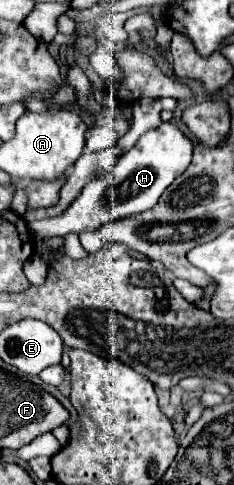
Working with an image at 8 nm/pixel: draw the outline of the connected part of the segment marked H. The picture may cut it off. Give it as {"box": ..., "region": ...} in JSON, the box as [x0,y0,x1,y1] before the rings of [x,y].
{"box":[28,122,194,238],"region":[[[164,122],[158,128],[146,132],[136,142],[136,146],[128,150],[108,174],[102,174],[100,178],[88,182],[82,188],[80,196],[64,210],[64,214],[48,220],[32,222],[28,228],[36,238],[66,236],[70,232],[82,234],[82,232],[98,230],[108,222],[146,212],[156,206],[156,202],[160,200],[164,190],[174,182],[174,178],[188,168],[192,150],[194,150],[192,142],[174,124]]]}

